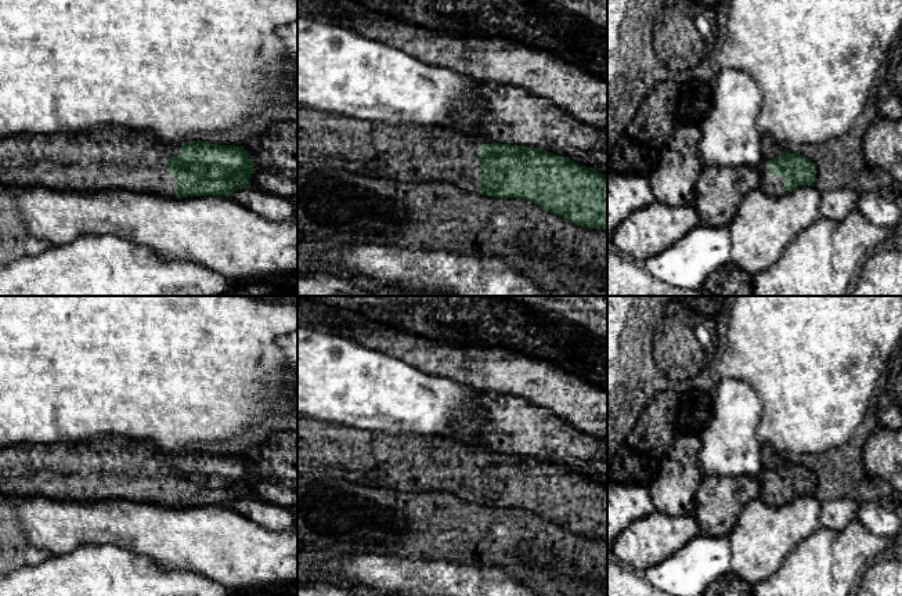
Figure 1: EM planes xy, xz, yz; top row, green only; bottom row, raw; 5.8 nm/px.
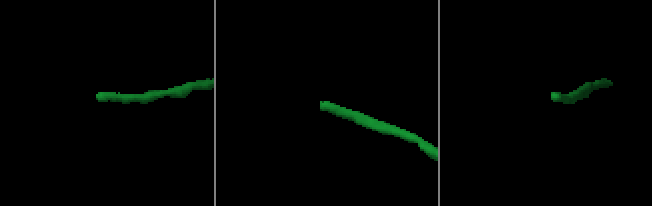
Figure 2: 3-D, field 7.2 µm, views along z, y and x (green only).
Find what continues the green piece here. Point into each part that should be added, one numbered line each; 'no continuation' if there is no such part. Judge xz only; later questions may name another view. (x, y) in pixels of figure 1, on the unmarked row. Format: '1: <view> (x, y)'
1: xz (410, 462)

